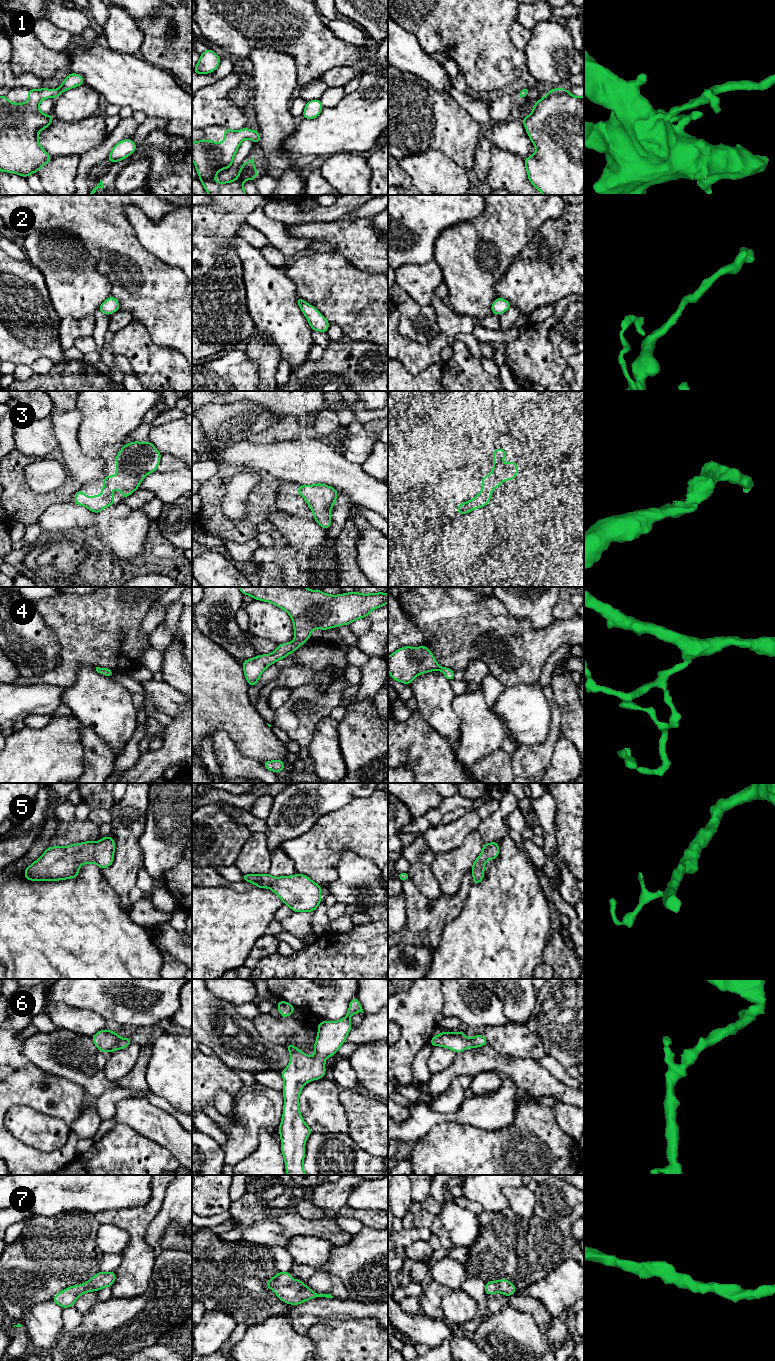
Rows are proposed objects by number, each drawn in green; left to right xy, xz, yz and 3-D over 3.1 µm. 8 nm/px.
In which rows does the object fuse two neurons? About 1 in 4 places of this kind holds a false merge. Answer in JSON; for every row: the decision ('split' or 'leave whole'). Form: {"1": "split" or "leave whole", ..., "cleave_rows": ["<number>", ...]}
{"1": "leave whole", "2": "leave whole", "3": "leave whole", "4": "leave whole", "5": "leave whole", "6": "leave whole", "7": "leave whole", "cleave_rows": []}

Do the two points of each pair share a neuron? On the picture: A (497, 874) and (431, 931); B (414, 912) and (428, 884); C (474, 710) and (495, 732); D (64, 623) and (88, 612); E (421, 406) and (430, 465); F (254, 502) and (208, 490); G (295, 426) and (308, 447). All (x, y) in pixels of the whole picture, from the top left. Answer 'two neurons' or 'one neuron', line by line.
A: two neurons
B: two neurons
C: one neuron
D: one neuron
E: two neurons
F: one neuron
G: two neurons

